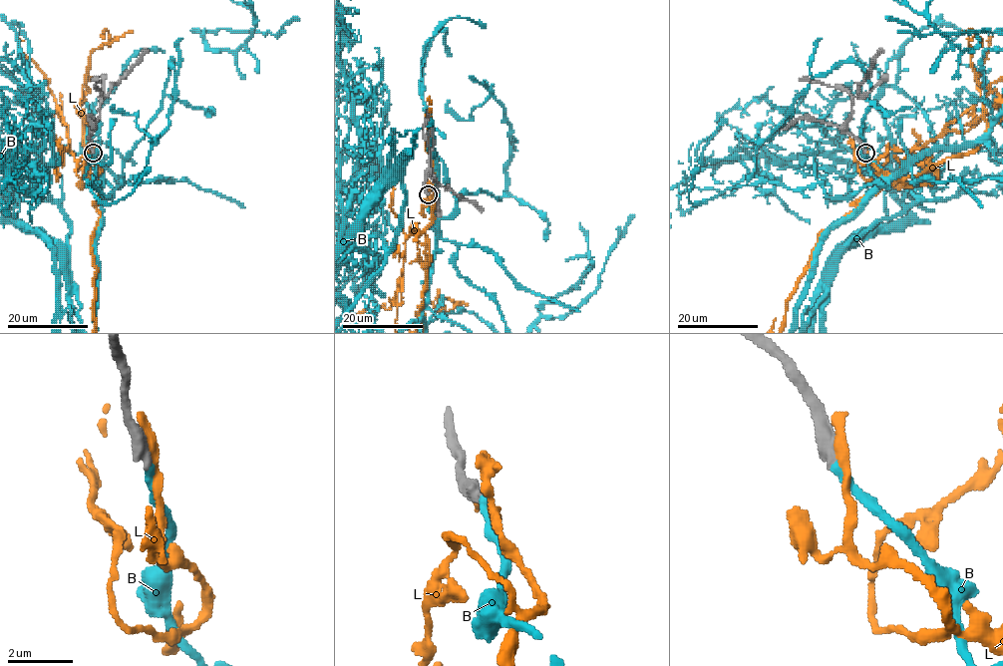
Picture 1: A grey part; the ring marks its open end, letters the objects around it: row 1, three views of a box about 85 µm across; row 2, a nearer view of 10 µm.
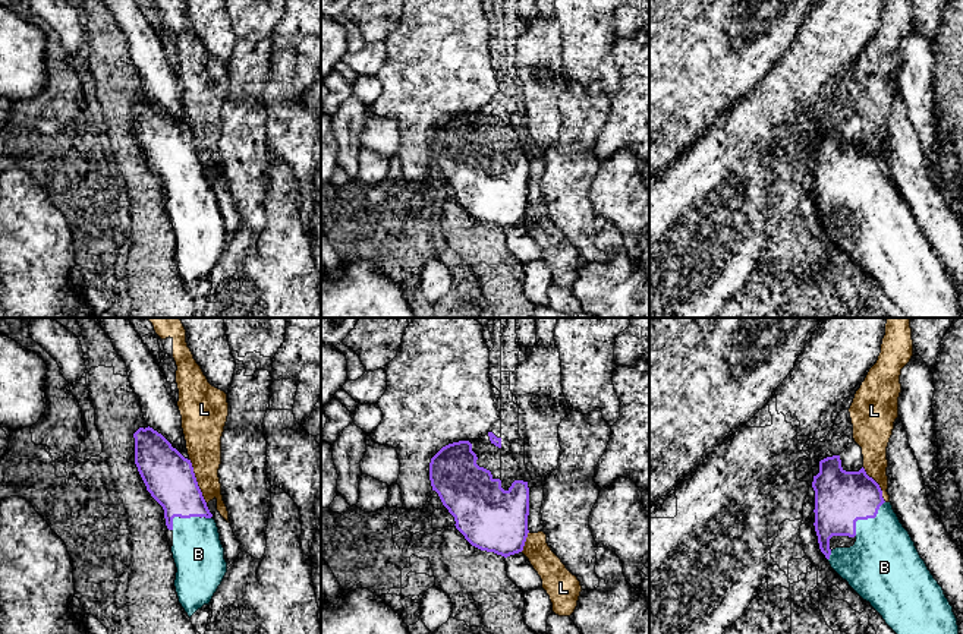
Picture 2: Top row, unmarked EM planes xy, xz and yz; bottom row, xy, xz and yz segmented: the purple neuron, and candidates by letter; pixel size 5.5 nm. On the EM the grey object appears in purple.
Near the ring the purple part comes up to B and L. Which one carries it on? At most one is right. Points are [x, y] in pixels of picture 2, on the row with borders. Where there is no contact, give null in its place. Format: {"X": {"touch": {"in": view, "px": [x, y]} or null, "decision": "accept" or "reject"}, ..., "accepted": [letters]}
{"B": {"touch": {"in": "xy", "px": [186, 517]}, "decision": "accept"}, "L": {"touch": {"in": "xy", "px": [197, 483]}, "decision": "reject"}, "accepted": ["B"]}

